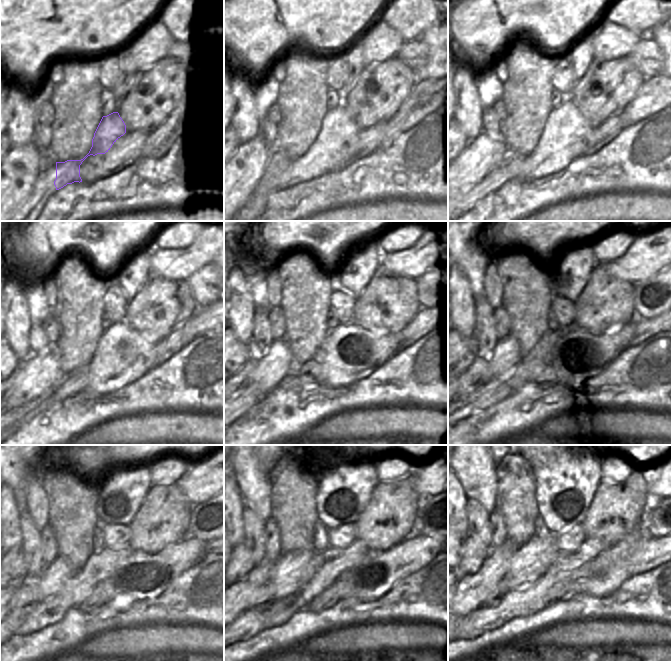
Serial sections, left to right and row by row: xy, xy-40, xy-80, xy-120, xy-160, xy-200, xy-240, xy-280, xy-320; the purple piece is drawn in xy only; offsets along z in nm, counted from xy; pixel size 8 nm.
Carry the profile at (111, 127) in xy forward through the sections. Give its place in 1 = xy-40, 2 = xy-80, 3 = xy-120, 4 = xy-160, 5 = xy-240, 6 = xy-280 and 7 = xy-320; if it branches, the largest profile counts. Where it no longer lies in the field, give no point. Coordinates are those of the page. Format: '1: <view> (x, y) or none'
1: xy-40 (338, 132)
2: xy-80 (566, 132)
3: xy-120 (122, 356)
4: xy-160 (351, 353)
5: xy-240 (143, 576)
6: xy-280 (374, 576)
7: xy-320 (603, 575)

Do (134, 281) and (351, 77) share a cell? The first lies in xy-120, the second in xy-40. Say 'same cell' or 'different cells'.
same cell

